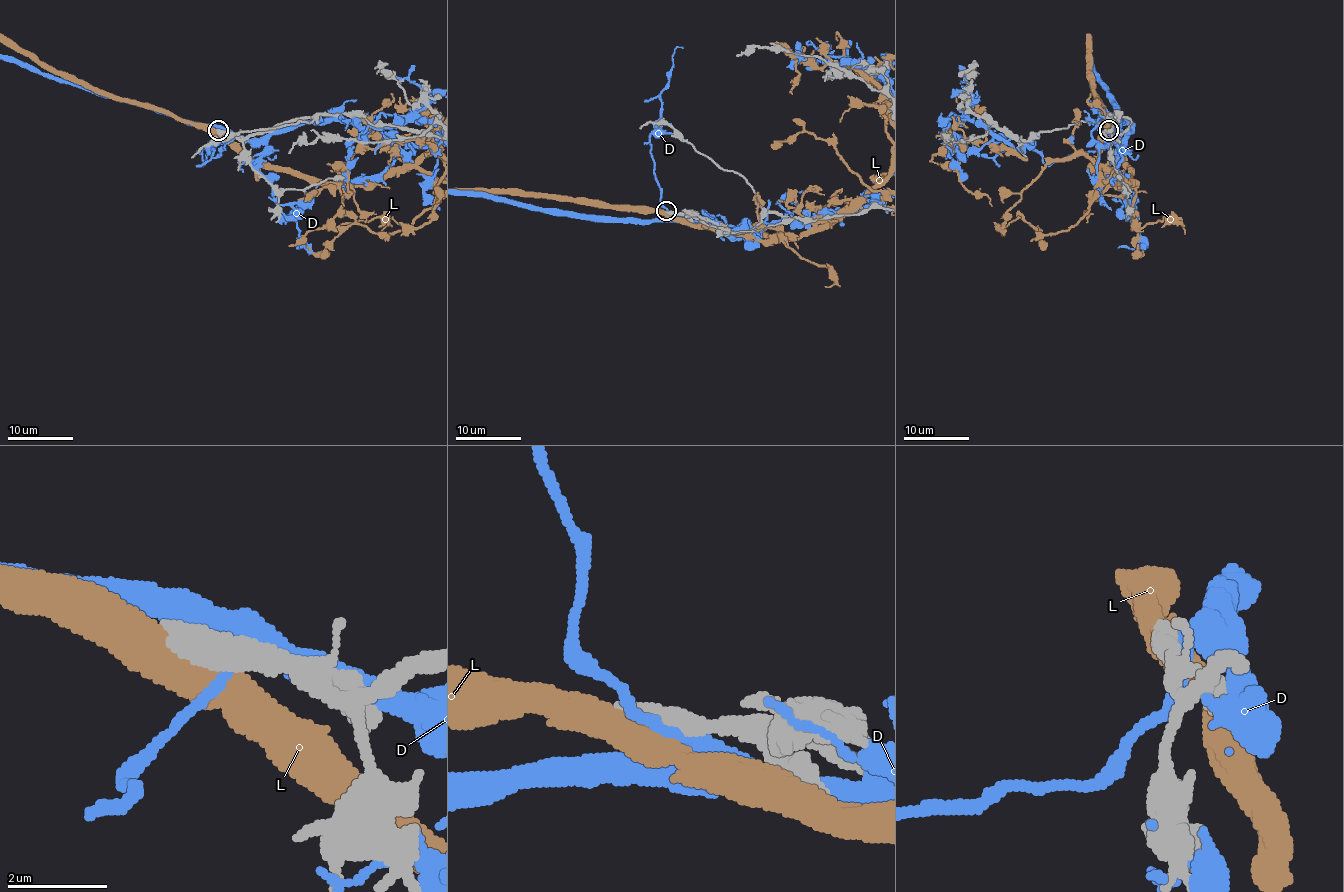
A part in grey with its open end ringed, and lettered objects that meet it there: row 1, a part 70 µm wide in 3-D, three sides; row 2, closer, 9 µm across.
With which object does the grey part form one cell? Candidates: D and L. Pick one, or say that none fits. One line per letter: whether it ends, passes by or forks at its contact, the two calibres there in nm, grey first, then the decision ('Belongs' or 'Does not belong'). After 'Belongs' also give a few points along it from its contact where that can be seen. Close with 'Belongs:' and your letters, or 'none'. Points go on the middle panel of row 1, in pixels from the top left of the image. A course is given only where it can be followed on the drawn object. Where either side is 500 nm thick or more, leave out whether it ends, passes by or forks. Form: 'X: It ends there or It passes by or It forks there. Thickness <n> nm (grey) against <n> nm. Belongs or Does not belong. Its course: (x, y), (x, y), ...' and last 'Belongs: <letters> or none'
D: It passes by. Thickness 440 nm (grey) against 300 nm. Does not belong
L: Thickness 650 nm (grey) against 500 nm. Does not belong
Belongs: none

